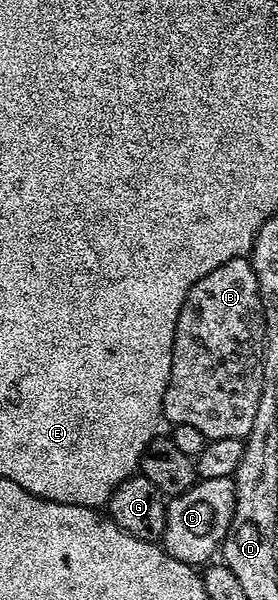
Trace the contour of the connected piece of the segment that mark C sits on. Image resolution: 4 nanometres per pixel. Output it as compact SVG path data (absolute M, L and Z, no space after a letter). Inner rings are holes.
M232 477L196 481L185 492L167 502L165 532L161 539L163 551L181 564L203 568L220 553L235 507L235 481Z

